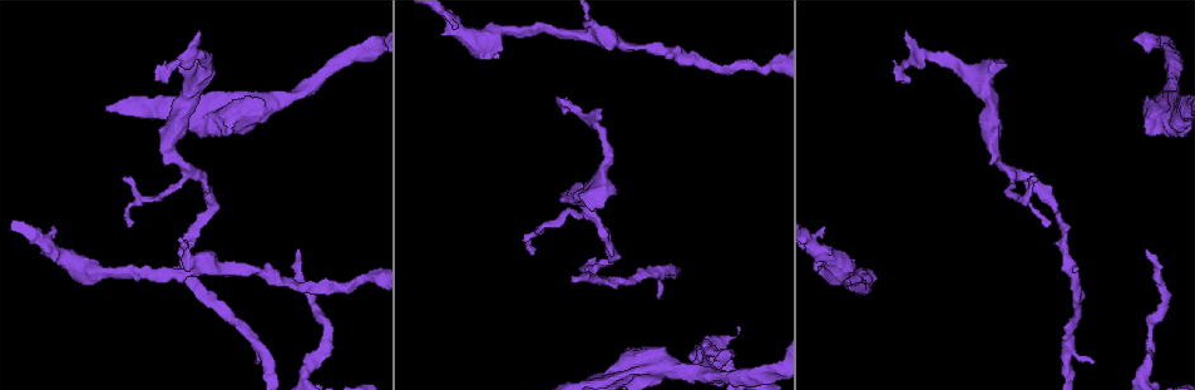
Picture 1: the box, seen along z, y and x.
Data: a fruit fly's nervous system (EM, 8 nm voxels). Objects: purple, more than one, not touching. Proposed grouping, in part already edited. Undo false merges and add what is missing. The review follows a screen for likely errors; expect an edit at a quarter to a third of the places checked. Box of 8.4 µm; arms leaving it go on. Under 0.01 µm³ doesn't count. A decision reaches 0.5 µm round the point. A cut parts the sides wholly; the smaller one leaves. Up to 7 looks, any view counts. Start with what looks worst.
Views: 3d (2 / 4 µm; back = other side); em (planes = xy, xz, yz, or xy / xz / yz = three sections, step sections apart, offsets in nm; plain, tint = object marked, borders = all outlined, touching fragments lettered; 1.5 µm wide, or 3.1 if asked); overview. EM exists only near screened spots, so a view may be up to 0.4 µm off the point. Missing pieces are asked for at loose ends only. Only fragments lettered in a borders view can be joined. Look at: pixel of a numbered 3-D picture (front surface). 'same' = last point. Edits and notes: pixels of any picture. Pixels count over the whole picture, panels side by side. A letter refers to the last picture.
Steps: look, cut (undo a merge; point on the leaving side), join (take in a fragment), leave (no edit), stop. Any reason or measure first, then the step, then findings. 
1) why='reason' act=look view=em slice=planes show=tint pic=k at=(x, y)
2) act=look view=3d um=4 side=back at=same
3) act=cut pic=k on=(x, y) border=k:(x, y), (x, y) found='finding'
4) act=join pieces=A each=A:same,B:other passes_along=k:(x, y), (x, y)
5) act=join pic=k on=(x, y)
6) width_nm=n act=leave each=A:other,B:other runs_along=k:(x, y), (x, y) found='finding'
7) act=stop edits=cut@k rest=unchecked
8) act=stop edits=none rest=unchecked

why='thin end' act=look view=3d um=2 pic=1 at=(700, 352)

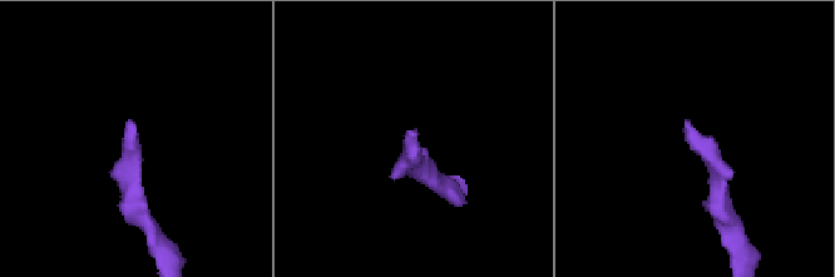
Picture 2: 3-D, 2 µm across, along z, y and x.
why='need the tissue' act=look view=em slice=planes show=borders pic=2 at=(132, 124)

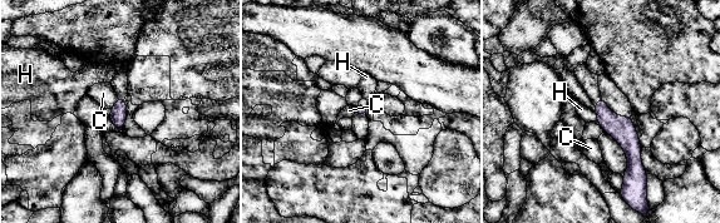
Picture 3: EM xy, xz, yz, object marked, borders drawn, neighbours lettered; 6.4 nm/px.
act=leave each=C:other,H:other runs_along=3:(600, 104), (632, 148), (629, 173) found='no lettered fragment goes on from it'

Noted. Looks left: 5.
why='tapers out' act=look view=em slice=planes show=borders pic=1 at=(906, 33)

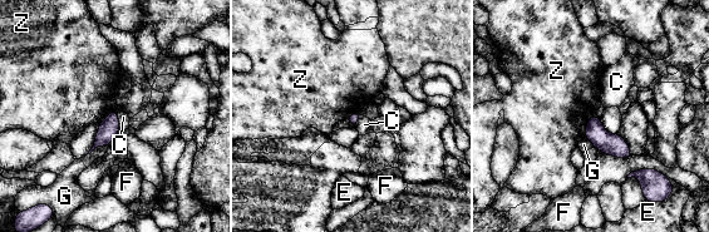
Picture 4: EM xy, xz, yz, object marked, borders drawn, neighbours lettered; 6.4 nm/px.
act=leave each=C:other,E:other,F:other,G:other,Z:other border=4:(592, 114), (584, 136) found='no lettered fragment goes on from it'

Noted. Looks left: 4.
why='calibre changes' act=look view=3d um=4 pic=1 at=(98, 268)

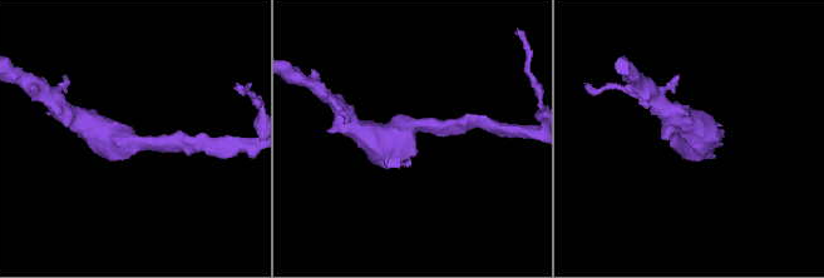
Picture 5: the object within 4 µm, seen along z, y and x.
arm_widths_nm=170,380 act=look view=em slice=xy step=8 show=tint pic=5 at=(411, 127)

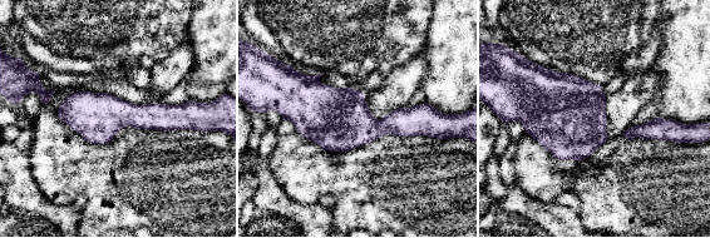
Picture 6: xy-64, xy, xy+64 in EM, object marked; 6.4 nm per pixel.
act=look view=em slice=planes show=borders at=same

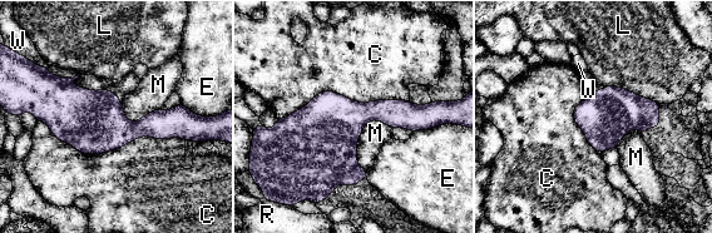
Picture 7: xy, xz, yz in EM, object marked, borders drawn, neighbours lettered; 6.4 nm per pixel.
act=leave each=C:other,E:other,L:other,M:other,R:other,W:other border=7:(379, 119), (357, 140), (365, 170) found='continuous, no second cell'

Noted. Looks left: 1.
act=stop edits=none rest=unchecked

